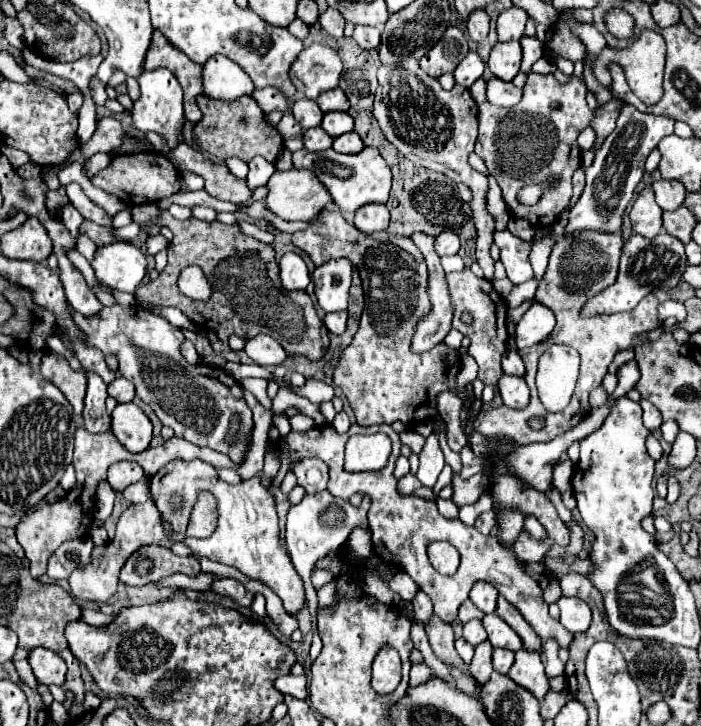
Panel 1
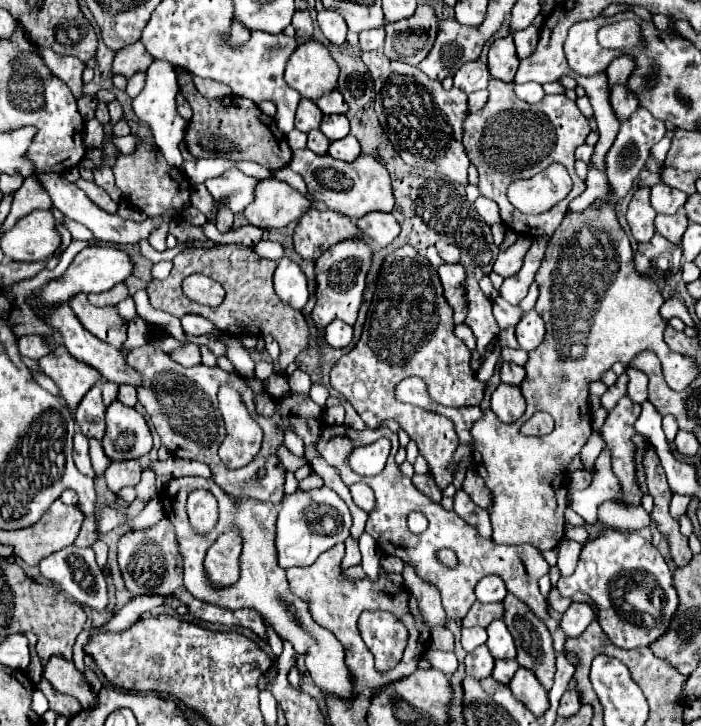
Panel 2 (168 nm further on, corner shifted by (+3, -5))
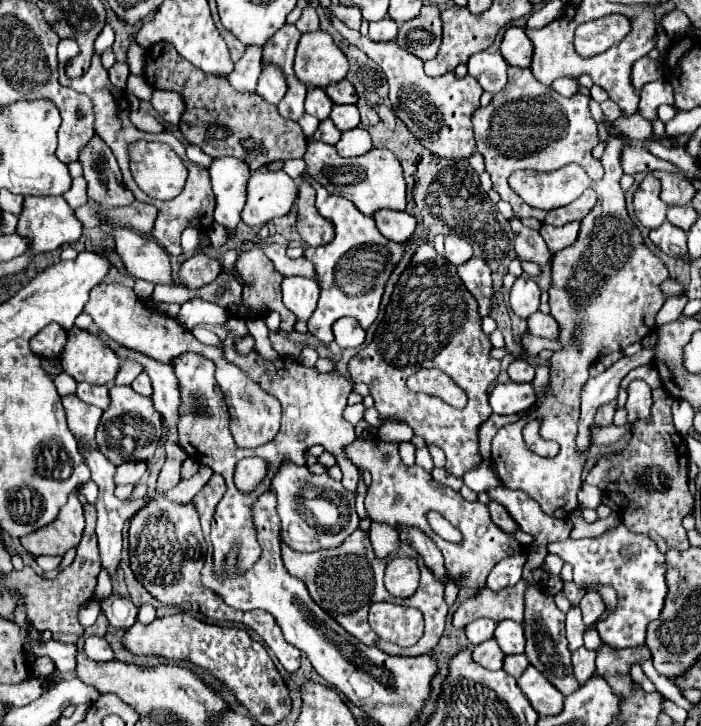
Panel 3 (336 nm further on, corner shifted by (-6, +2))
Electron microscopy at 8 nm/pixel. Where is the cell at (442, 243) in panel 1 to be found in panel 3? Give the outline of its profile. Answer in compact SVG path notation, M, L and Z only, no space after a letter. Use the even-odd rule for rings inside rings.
M455 235L445 237L445 257L449 263L453 263L453 265L465 263L467 259L471 259L471 255L473 255L473 249L467 241L463 241Z

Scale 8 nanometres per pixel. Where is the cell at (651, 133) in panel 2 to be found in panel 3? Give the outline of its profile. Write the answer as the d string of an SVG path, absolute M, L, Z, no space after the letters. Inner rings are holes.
M661 79L653 81L653 83L647 83L641 91L639 91L639 113L641 117L649 119L649 121L655 121L657 119L657 107L667 103L667 105L673 105L673 91L671 91L671 85L669 83L663 83Z

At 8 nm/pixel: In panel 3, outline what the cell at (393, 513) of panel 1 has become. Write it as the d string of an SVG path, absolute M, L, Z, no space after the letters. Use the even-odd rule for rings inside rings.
M357 437L353 443L349 443L345 447L345 455L351 459L351 463L355 467L371 473L372 483L364 500L369 517L373 521L387 523L395 529L397 527L421 529L435 545L439 545L439 549L445 557L447 571L457 581L459 589L461 587L475 589L475 591L483 589L487 575L497 561L523 553L523 547L515 541L513 535L495 527L495 523L491 521L491 517L487 513L487 505L483 505L479 501L473 501L473 503L465 501L457 491L433 481L431 475L425 469L421 469L419 465L407 467L399 459L399 443L395 443L395 441L387 443L387 441L381 441L375 437L369 437L369 439ZM385 455L387 455L387 459L383 459ZM389 503L391 503L391 509L383 509ZM429 511L439 511L453 527L457 527L461 531L463 539L459 543L449 543L449 541L441 539L439 535L435 535L425 519L425 515Z

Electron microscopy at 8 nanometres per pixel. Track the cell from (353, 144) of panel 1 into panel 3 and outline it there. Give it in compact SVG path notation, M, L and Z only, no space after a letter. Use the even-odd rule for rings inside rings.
M355 127L355 129L345 131L335 147L337 147L339 155L343 155L343 157L359 157L359 155L365 155L367 151L371 151L371 137L365 129Z

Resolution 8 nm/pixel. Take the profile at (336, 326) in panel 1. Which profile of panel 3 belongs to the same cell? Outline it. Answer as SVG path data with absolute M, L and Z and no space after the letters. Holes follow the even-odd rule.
M341 317L339 321L335 321L333 333L335 333L335 343L341 349L359 347L365 341L365 331L353 317Z

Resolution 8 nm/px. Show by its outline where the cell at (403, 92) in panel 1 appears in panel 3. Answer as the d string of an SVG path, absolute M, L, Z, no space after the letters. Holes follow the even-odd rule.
M331 15L327 17L333 21L335 29L343 35L343 39L365 51L383 69L389 83L389 99L395 115L407 125L407 129L417 137L417 141L425 149L443 159L471 157L471 153L475 151L471 113L479 107L479 97L483 93L483 89L479 89L479 83L471 75L465 75L463 79L457 79L455 73L445 73L441 77L427 77L423 71L423 61L399 49L395 41L387 43L369 41L369 37L361 37L359 31L347 29L341 21L335 21L335 17Z

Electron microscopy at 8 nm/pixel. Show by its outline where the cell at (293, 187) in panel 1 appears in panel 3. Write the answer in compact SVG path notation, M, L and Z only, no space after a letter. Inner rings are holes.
M281 169L255 171L247 183L247 203L241 219L247 225L261 227L275 217L287 215L299 195L299 185Z

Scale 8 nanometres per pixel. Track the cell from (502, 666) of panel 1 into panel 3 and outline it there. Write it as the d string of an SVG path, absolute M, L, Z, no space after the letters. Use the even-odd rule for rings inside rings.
M507 655L503 661L503 669L513 677L519 677L527 669L527 665L529 661L525 655Z

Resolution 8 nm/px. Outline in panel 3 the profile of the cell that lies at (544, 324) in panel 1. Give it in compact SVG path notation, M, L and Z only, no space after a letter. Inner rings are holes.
M535 311L531 317L527 317L527 323L529 323L529 333L537 337L547 337L547 339L559 337L559 325L551 315Z

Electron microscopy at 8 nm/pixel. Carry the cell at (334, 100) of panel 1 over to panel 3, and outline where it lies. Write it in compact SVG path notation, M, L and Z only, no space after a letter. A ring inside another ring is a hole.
M343 79L339 83L333 83L325 89L325 93L329 95L329 99L333 103L357 103L357 93L355 93L355 87Z

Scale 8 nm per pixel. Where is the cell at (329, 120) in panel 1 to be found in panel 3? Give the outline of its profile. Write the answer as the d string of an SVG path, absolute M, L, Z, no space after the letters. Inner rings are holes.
M335 105L331 111L331 119L339 127L339 131L355 129L359 125L359 111L355 105Z

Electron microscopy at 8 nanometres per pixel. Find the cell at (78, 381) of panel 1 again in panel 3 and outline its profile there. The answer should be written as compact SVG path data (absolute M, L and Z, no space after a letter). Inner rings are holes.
M71 327L67 331L67 343L59 355L63 371L69 373L77 383L87 381L91 385L105 385L115 379L121 365L119 357L107 345L103 345L97 335Z

